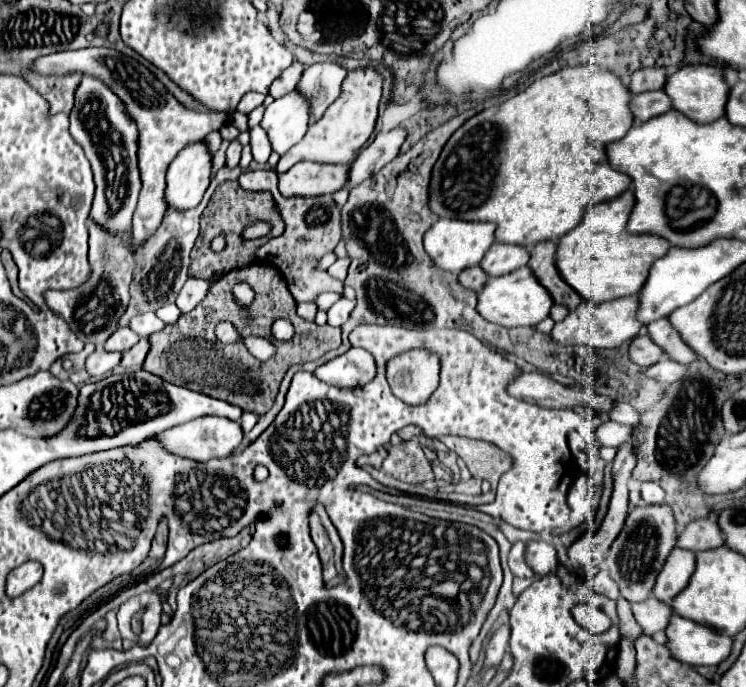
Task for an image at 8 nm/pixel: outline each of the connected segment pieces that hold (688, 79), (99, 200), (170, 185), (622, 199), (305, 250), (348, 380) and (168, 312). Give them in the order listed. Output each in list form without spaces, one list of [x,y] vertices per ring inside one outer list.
[[[685,64],[673,76],[667,78],[663,86],[665,94],[671,98],[673,110],[681,112],[693,122],[713,122],[725,114],[725,102],[729,94],[729,86],[723,80],[723,70],[709,64]]]
[[[83,76],[71,110],[71,136],[83,148],[95,176],[95,198],[91,218],[113,234],[127,240],[131,216],[137,204],[141,180],[137,168],[137,126],[129,118],[125,104],[95,78]]]
[[[203,142],[189,144],[181,150],[167,170],[167,208],[181,212],[195,208],[209,186],[209,172],[211,156]]]
[[[627,190],[609,202],[591,206],[583,214],[581,222],[571,232],[567,232],[557,244],[555,266],[561,278],[593,304],[637,294],[643,282],[647,280],[651,264],[671,248],[671,244],[659,236],[633,236],[625,230],[633,204],[633,192]]]
[[[247,170],[239,178],[239,186],[243,190],[267,190],[275,198],[275,206],[285,222],[285,232],[277,238],[271,238],[265,246],[257,250],[257,258],[263,264],[275,266],[289,284],[291,294],[297,302],[297,316],[303,320],[313,322],[317,313],[317,306],[313,298],[319,292],[337,292],[343,294],[343,282],[331,278],[327,272],[317,272],[315,264],[321,256],[335,250],[341,240],[341,226],[339,226],[339,208],[335,206],[331,196],[315,196],[315,198],[283,198],[277,190],[277,172],[275,170]]]
[[[351,348],[345,354],[325,362],[315,370],[315,376],[337,388],[357,388],[373,380],[375,360],[361,348]]]
[[[169,304],[169,306],[159,308],[159,310],[157,310],[157,316],[159,316],[165,324],[173,324],[173,322],[177,322],[177,320],[179,320],[181,312],[179,312],[179,308],[177,308],[175,304]]]

